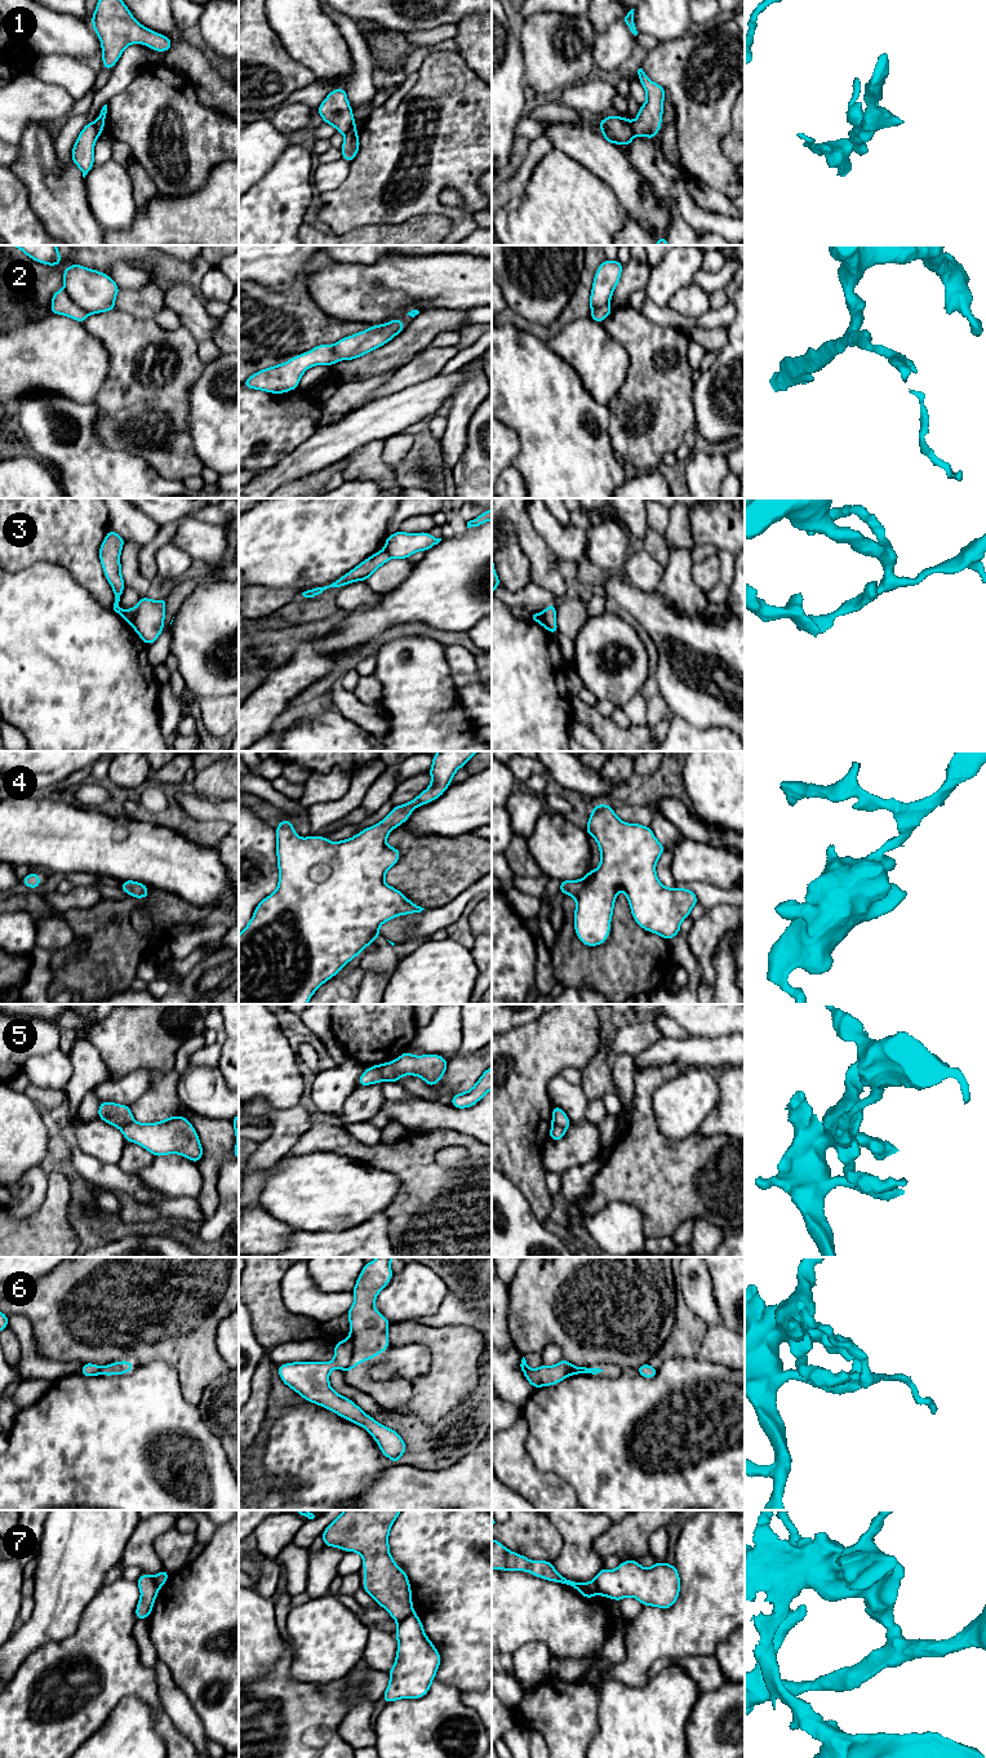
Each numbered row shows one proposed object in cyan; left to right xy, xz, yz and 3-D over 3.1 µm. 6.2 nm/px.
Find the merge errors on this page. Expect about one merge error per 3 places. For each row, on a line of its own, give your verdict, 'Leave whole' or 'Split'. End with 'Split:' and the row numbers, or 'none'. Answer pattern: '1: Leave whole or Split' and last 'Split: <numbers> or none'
1: Split
2: Leave whole
3: Split
4: Leave whole
5: Split
6: Split
7: Split
Split: 1, 3, 5, 6, 7

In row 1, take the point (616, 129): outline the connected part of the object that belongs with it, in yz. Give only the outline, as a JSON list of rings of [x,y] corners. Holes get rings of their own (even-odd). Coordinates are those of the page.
[[[610,115],[596,124],[603,132],[603,138],[612,145],[630,146],[635,137],[631,121],[627,117]]]

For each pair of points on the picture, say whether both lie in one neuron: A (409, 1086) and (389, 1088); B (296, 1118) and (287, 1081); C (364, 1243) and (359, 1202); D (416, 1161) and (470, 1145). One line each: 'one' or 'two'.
A: two
B: two
C: two
D: one

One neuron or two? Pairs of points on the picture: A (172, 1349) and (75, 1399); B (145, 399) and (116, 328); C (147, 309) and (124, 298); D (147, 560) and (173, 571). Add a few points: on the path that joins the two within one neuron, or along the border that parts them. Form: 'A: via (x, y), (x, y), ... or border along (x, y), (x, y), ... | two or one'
A: border along (136, 1364), (167, 1362), (172, 1366) | two
B: via (145, 381), (145, 360), (134, 346) | one
C: via (142, 303), (129, 301) | one
D: border along (171, 540), (159, 544), (154, 550), (156, 575) | two

